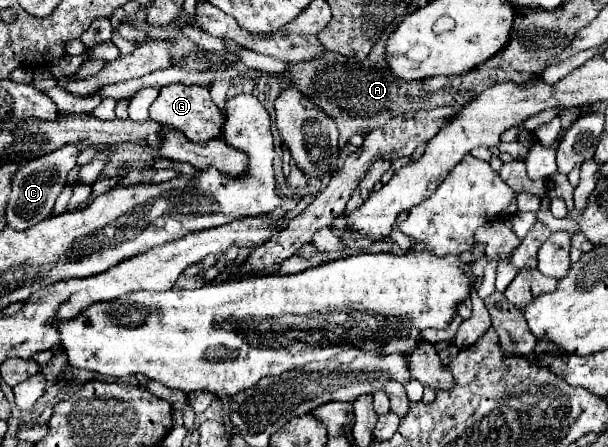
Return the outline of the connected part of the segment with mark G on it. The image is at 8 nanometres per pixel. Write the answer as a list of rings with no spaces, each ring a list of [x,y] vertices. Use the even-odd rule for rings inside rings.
[[[170,84],[160,88],[158,98],[150,106],[150,118],[162,126],[174,128],[182,132],[190,142],[204,144],[208,140],[222,140],[224,138],[224,112],[212,102],[208,86],[184,86],[184,84]]]

